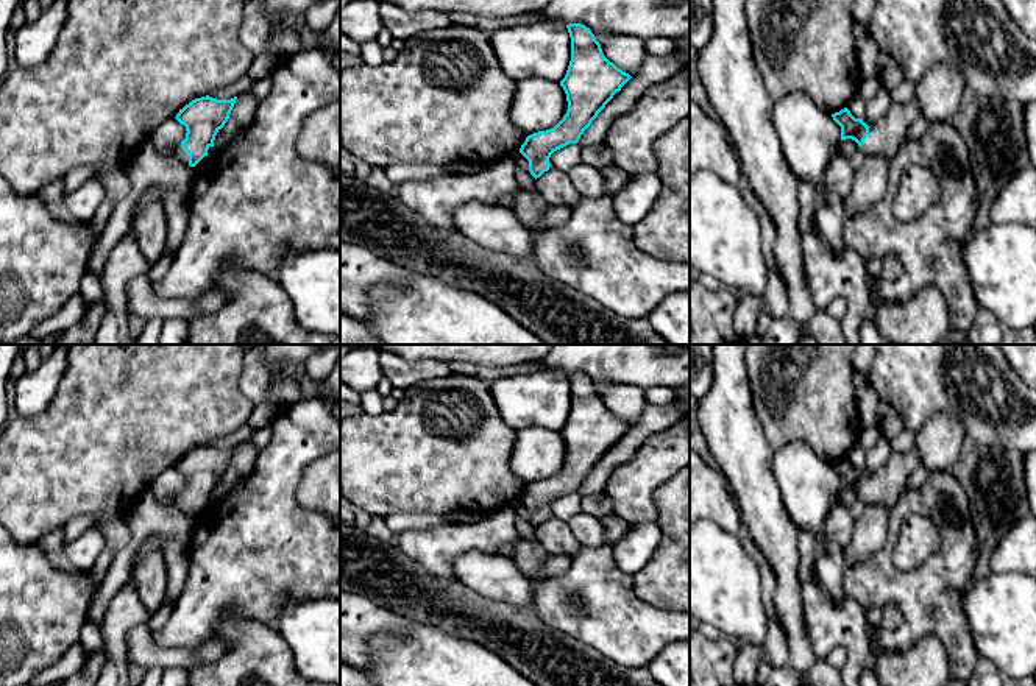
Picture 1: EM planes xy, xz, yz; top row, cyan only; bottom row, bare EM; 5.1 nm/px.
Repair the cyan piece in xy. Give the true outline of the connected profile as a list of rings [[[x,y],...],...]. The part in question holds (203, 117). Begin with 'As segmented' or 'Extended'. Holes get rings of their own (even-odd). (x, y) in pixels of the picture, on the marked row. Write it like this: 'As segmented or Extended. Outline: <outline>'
As segmented. Outline: [[[209,95],[195,98],[176,114],[176,120],[186,126],[186,139],[181,148],[189,153],[189,165],[195,167],[208,150],[214,147],[217,133],[225,126],[237,97],[217,100]]]

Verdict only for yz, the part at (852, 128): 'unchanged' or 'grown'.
grown

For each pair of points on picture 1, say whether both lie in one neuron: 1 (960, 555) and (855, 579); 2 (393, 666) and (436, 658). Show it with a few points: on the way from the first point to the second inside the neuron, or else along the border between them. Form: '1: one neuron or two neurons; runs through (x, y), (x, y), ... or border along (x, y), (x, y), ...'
1: one neuron; runs through (933, 582), (882, 582)
2: one neuron; runs through (404, 666), (425, 666)

